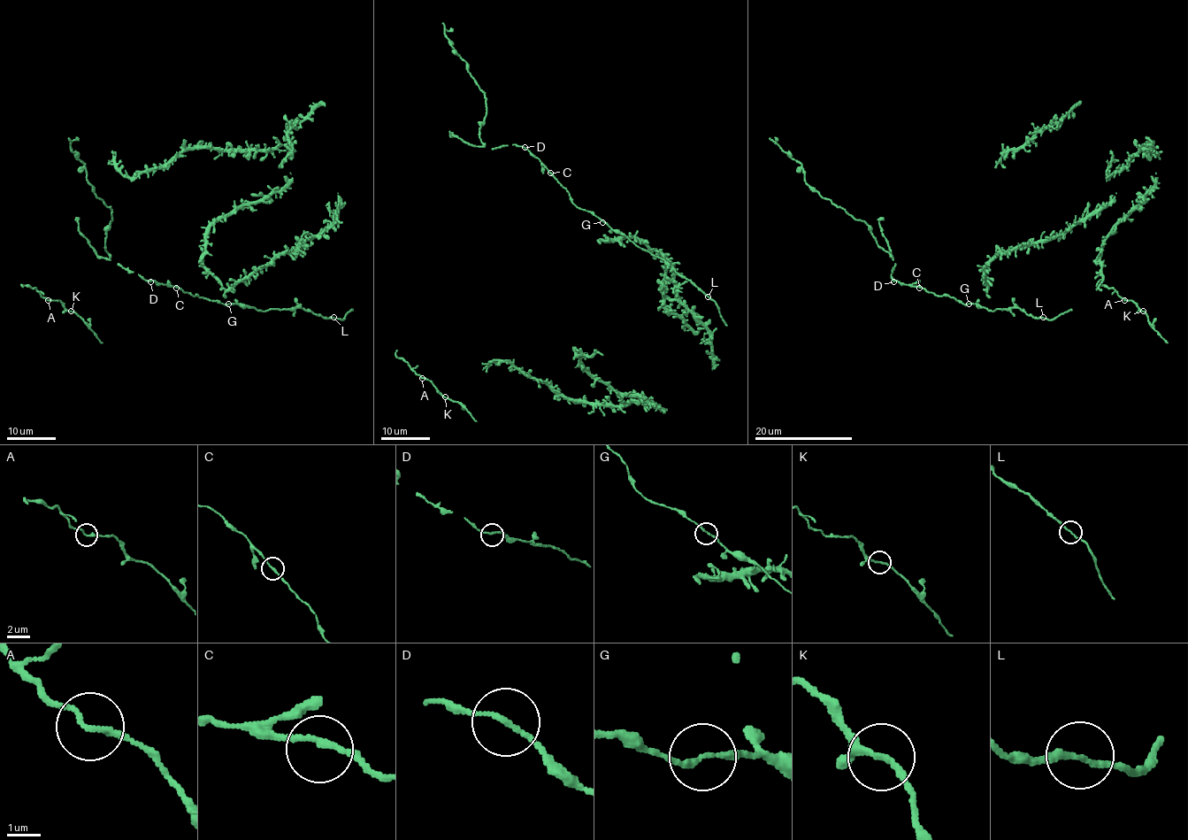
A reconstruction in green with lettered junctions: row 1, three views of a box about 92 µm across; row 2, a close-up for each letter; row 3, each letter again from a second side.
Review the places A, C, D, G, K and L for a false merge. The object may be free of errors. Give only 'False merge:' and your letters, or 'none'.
False merge: none

